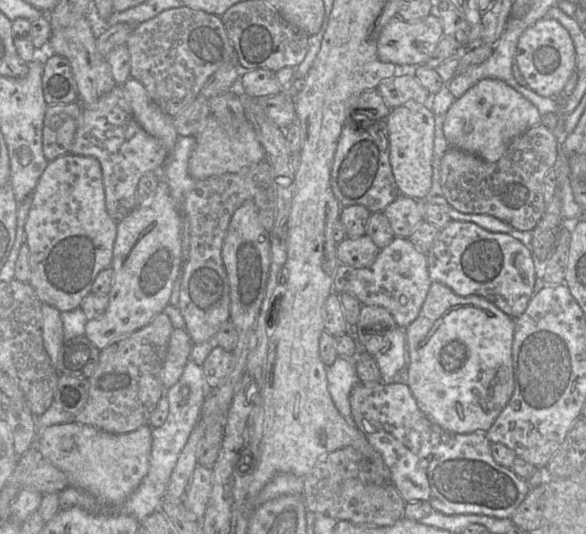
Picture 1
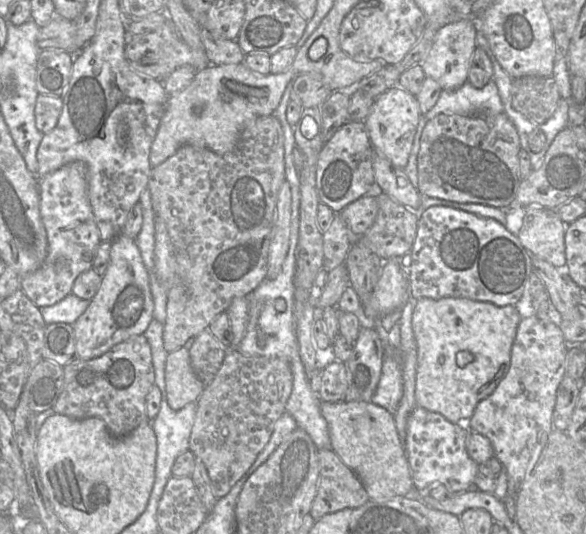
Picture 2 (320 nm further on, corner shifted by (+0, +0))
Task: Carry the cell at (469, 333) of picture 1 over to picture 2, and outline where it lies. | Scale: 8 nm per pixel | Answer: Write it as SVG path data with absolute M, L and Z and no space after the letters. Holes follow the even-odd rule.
M456 297L414 300L412 328L417 344L416 404L440 413L452 423L470 419L476 405L495 390L507 373L520 320L515 305L496 306L490 302Z

